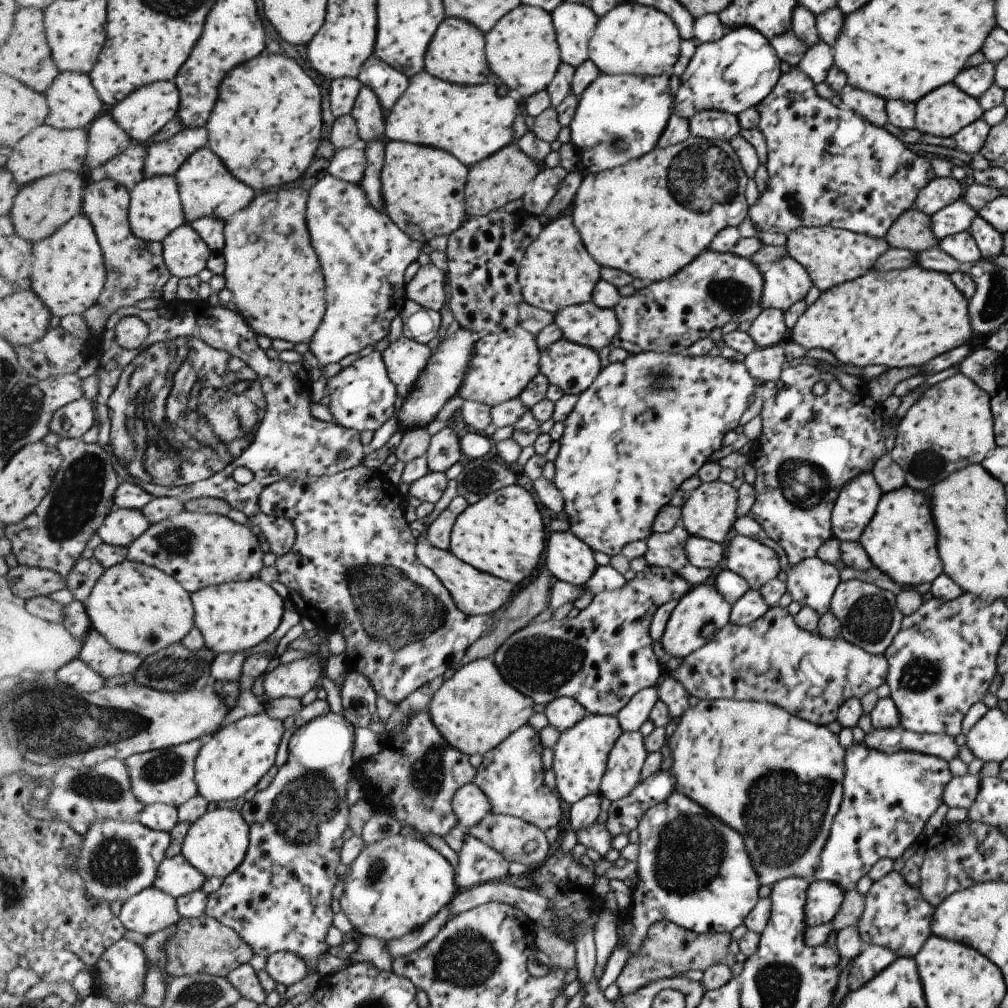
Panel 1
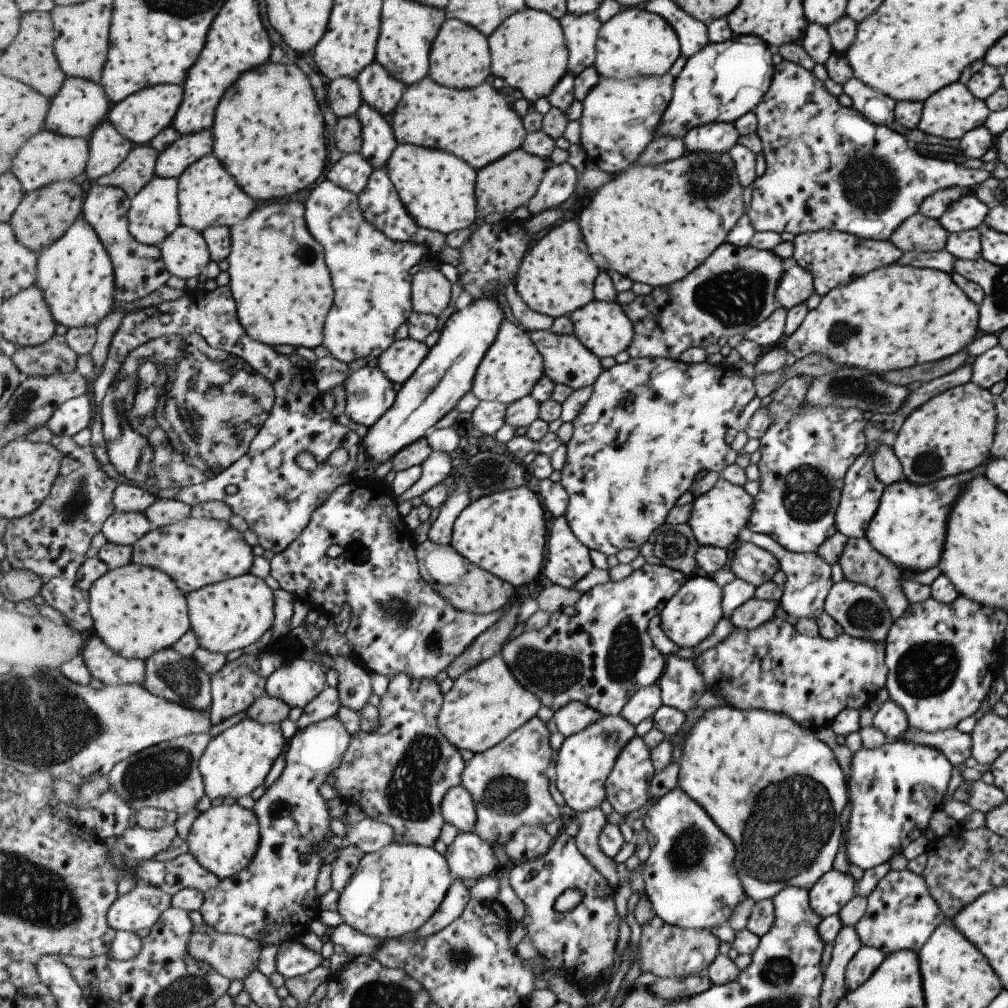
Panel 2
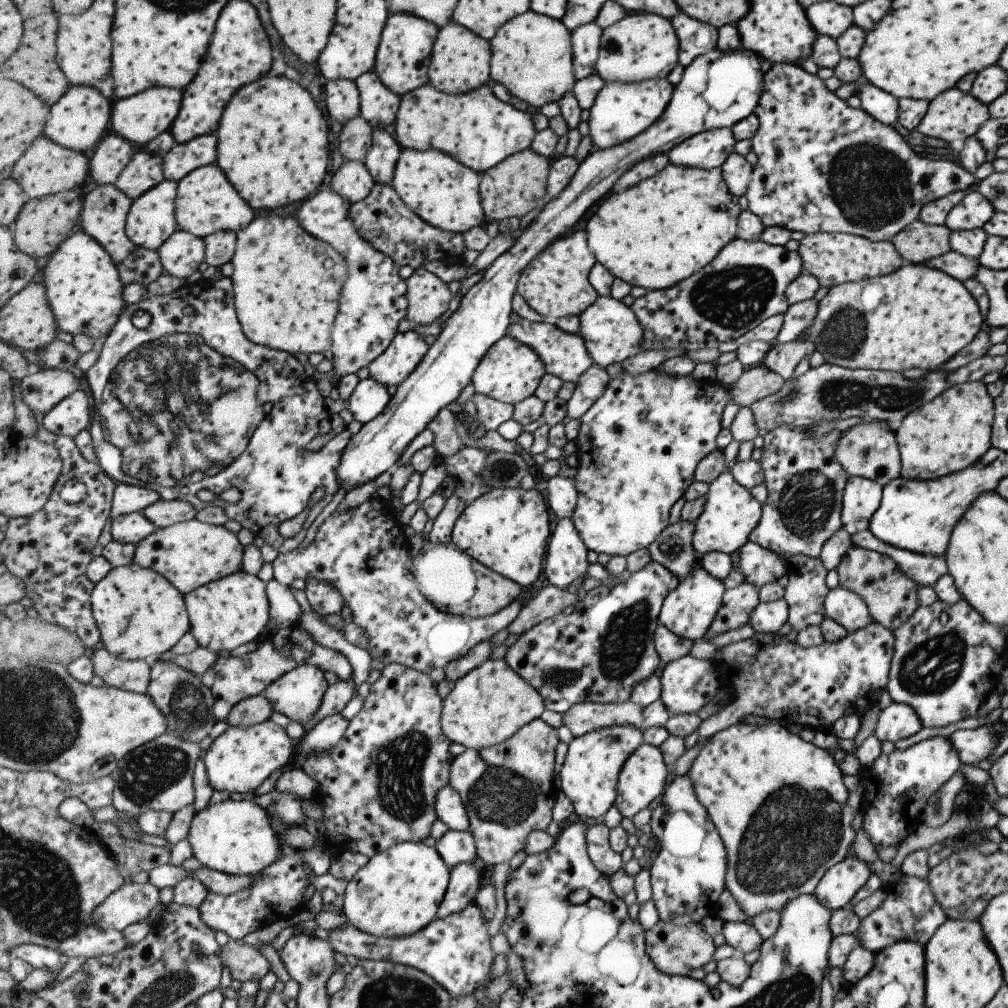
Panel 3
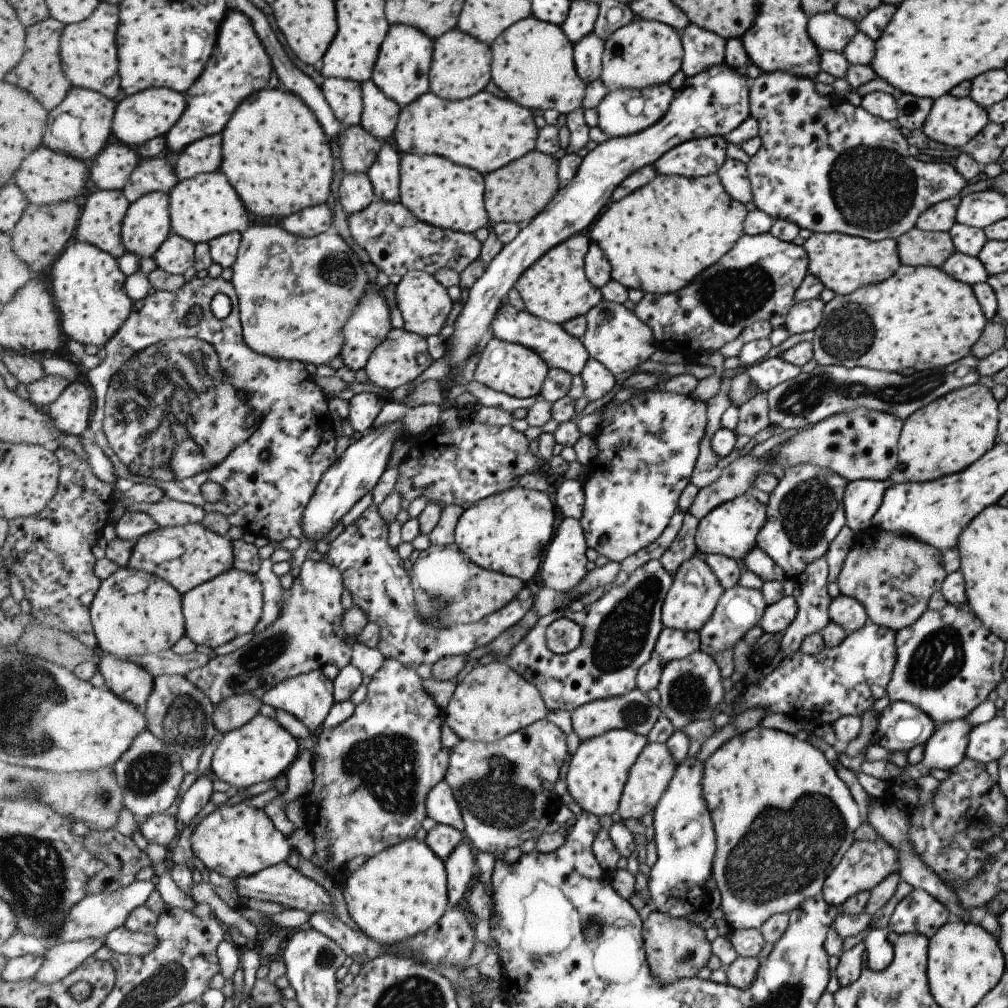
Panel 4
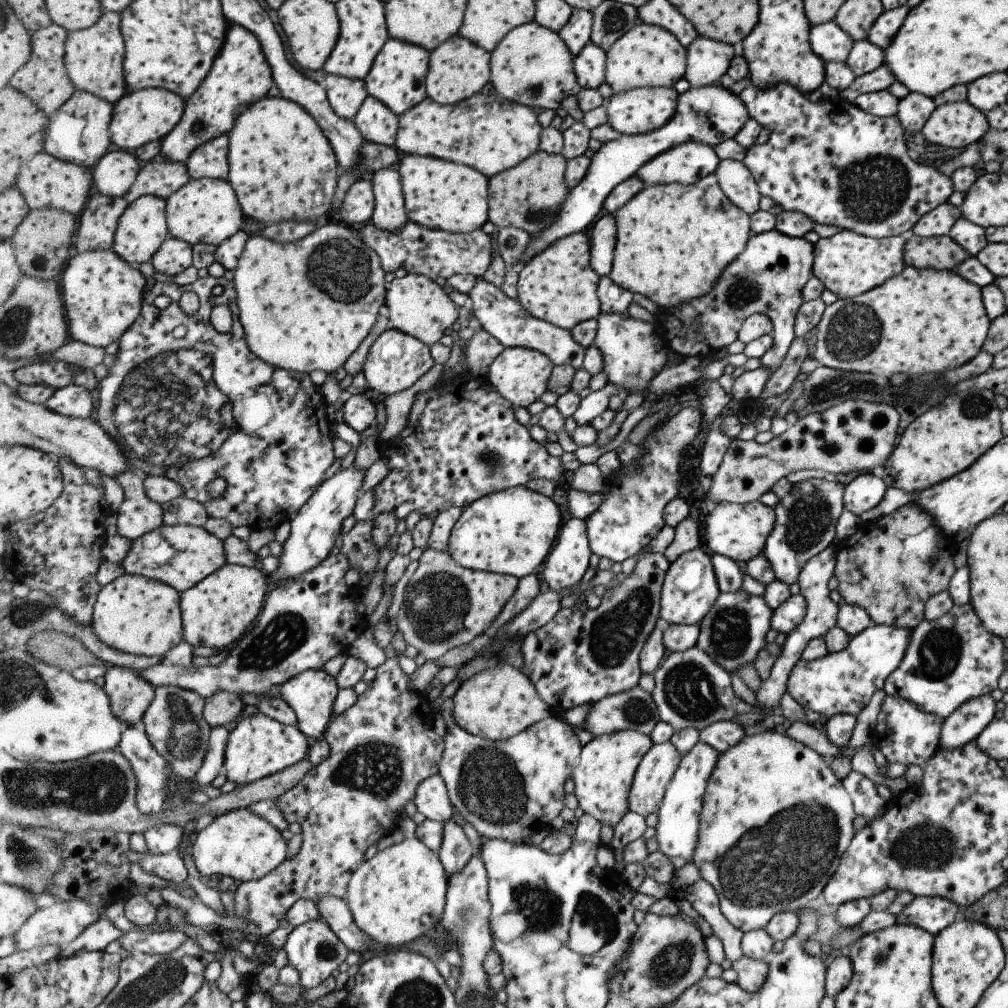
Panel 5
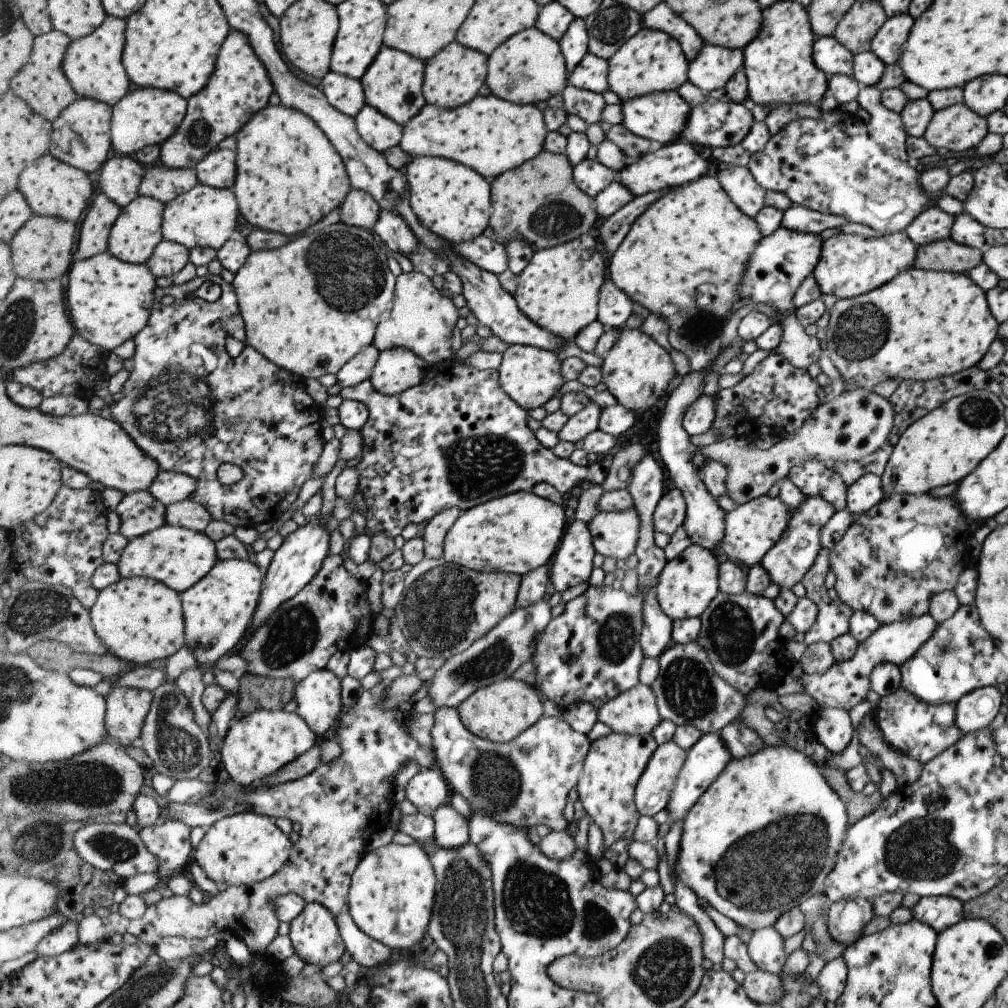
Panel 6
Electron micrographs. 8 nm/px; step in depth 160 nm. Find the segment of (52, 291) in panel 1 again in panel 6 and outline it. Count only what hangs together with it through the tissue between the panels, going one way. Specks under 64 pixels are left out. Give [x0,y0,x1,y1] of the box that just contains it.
[66,250,158,353]

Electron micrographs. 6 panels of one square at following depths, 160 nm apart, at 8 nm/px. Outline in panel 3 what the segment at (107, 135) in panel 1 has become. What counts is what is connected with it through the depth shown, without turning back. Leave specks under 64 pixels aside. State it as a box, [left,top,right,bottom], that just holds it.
[91,132,138,185]

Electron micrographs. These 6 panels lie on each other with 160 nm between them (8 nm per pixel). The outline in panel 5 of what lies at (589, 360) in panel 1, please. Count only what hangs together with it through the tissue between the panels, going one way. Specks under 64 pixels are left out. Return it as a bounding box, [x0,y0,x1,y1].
[468,277,587,370]

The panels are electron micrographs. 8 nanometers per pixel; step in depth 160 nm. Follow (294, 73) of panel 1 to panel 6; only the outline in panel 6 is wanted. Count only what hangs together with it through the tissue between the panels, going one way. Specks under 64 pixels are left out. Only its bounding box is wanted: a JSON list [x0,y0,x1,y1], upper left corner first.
[234,106,351,234]

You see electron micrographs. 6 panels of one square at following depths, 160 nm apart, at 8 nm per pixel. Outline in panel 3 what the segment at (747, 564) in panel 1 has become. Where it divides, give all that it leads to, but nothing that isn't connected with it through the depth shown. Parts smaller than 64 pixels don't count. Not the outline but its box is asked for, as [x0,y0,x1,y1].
[740,541,784,588]

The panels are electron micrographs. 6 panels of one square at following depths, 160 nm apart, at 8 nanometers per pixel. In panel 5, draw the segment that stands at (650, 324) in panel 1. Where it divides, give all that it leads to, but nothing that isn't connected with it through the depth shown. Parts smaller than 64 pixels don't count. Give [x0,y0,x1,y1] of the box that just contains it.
[655,229,814,376]

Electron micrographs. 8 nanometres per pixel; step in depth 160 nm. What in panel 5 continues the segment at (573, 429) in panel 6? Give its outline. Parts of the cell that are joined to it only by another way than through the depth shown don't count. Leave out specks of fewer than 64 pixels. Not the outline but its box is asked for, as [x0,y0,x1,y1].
[573,383,629,426]

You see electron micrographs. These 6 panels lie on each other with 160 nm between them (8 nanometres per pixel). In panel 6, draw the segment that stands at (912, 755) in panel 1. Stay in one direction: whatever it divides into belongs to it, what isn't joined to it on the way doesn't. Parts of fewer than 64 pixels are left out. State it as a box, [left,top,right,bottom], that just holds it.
[954,685,1001,735]

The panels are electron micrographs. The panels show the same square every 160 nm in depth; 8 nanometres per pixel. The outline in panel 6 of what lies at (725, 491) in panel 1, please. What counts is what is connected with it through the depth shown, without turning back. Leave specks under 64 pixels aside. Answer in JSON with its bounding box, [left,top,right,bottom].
[720,494,790,567]

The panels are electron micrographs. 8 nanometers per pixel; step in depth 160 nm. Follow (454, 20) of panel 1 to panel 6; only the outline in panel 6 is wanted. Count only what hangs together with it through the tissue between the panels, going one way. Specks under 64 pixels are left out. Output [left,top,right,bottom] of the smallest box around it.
[424,40,489,109]

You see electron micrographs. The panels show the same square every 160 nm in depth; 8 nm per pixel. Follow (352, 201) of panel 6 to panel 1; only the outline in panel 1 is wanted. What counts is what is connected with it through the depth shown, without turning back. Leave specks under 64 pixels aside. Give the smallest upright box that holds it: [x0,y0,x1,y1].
[327,146,368,185]

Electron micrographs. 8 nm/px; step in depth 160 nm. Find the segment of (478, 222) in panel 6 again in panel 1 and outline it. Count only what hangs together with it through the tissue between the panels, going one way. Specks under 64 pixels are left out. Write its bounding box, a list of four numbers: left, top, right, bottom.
[382,140,470,243]

